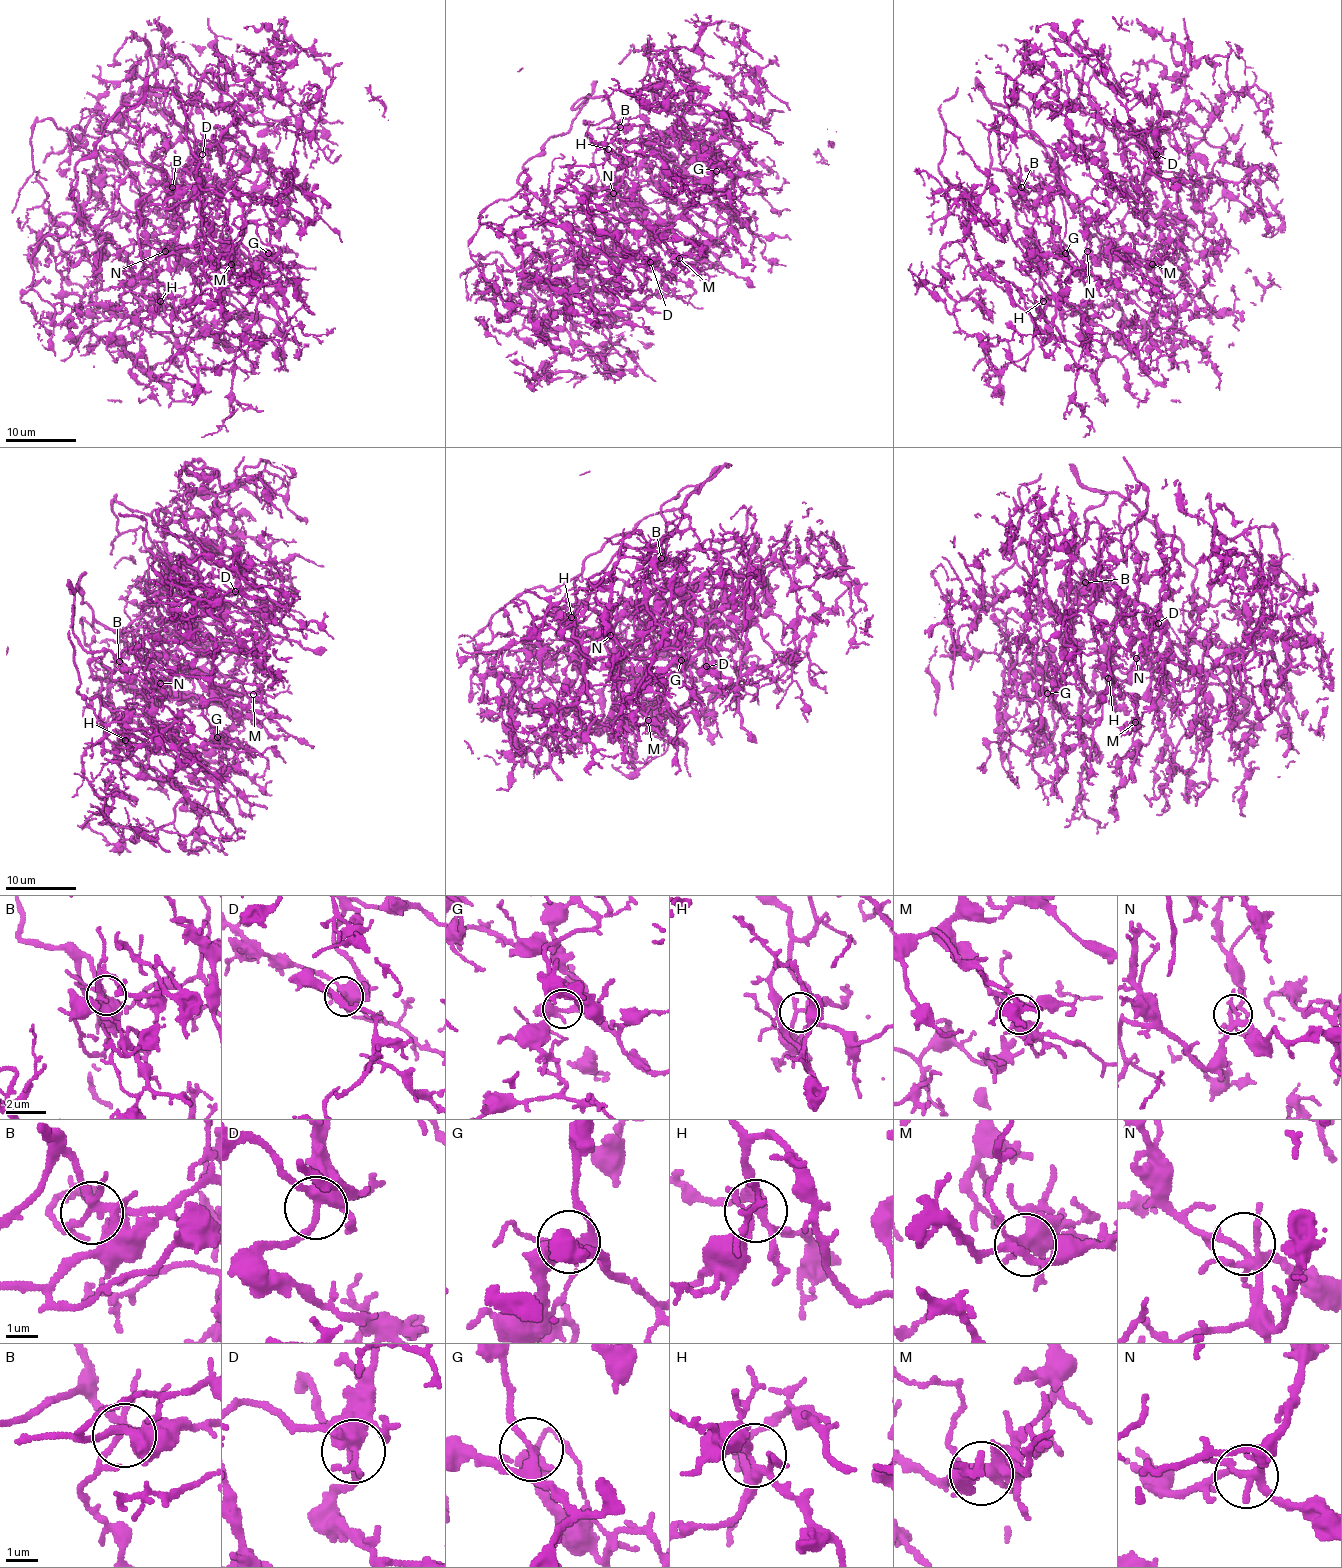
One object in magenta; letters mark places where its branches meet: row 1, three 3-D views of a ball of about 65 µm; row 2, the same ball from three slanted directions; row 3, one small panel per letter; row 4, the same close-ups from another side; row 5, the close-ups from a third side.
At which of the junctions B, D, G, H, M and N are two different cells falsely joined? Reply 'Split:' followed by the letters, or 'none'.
Split: none

